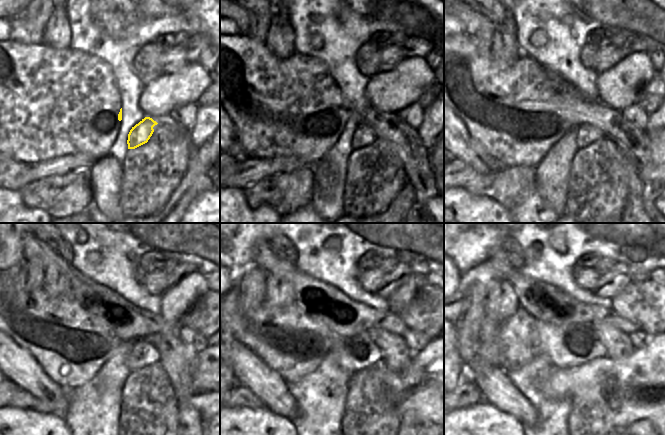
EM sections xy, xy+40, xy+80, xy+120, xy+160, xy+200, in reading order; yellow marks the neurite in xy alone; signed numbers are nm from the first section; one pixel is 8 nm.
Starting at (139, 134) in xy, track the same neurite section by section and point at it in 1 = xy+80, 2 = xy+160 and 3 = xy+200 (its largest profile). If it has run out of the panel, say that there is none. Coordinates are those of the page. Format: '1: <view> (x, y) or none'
1: xy+80 (576, 106)
2: xy+160 (341, 314)
3: xy+200 (565, 314)

